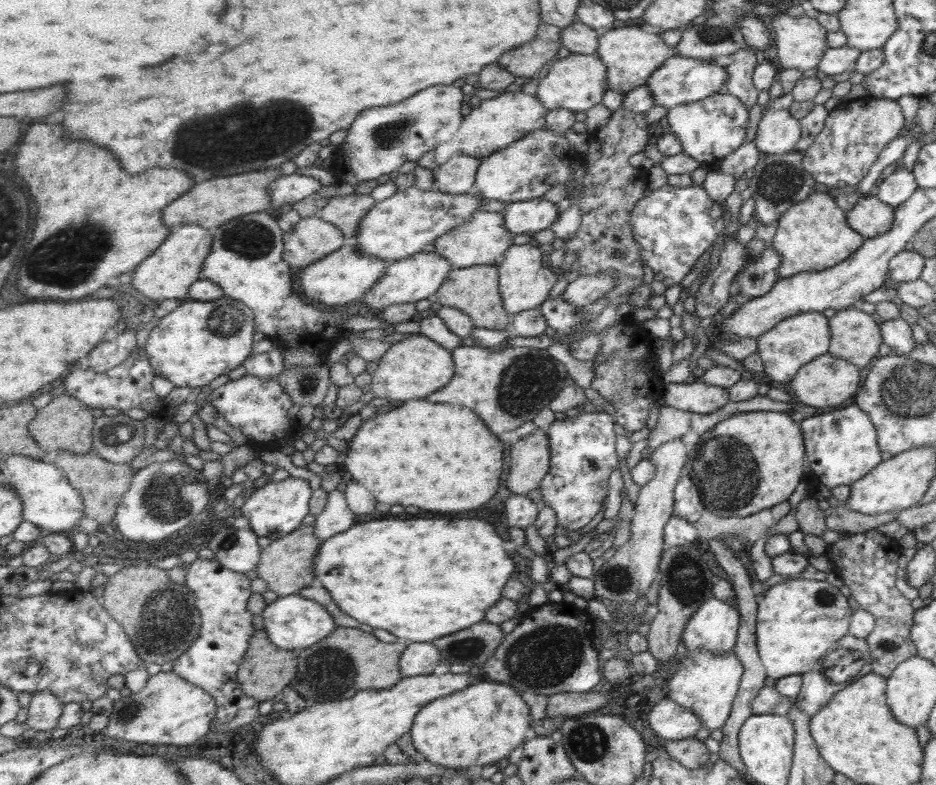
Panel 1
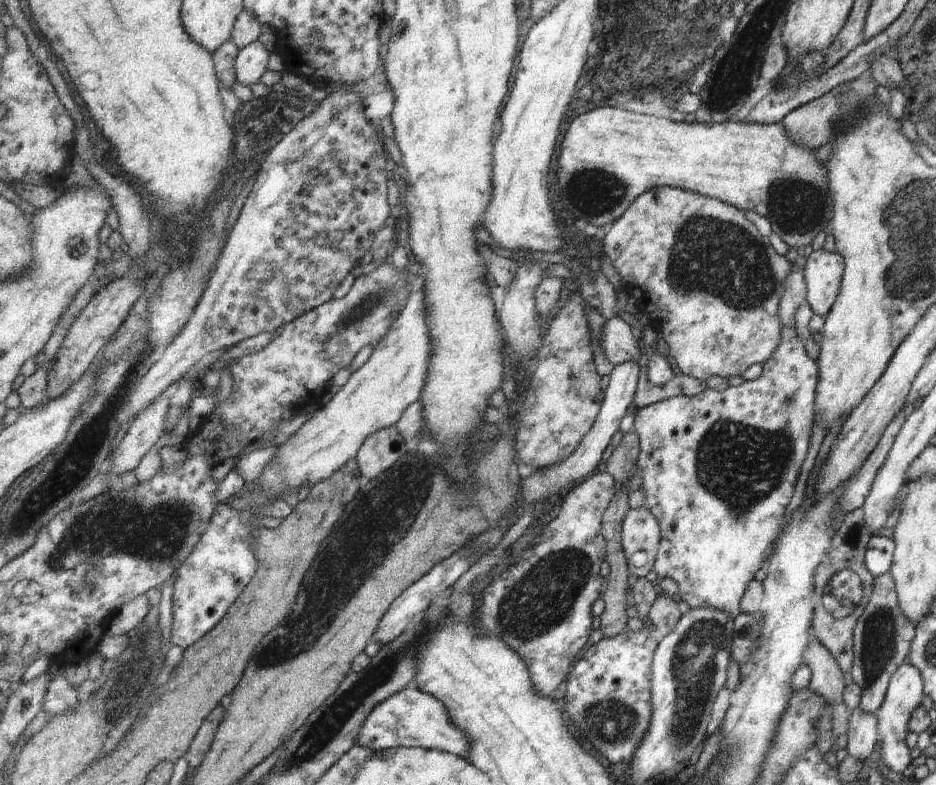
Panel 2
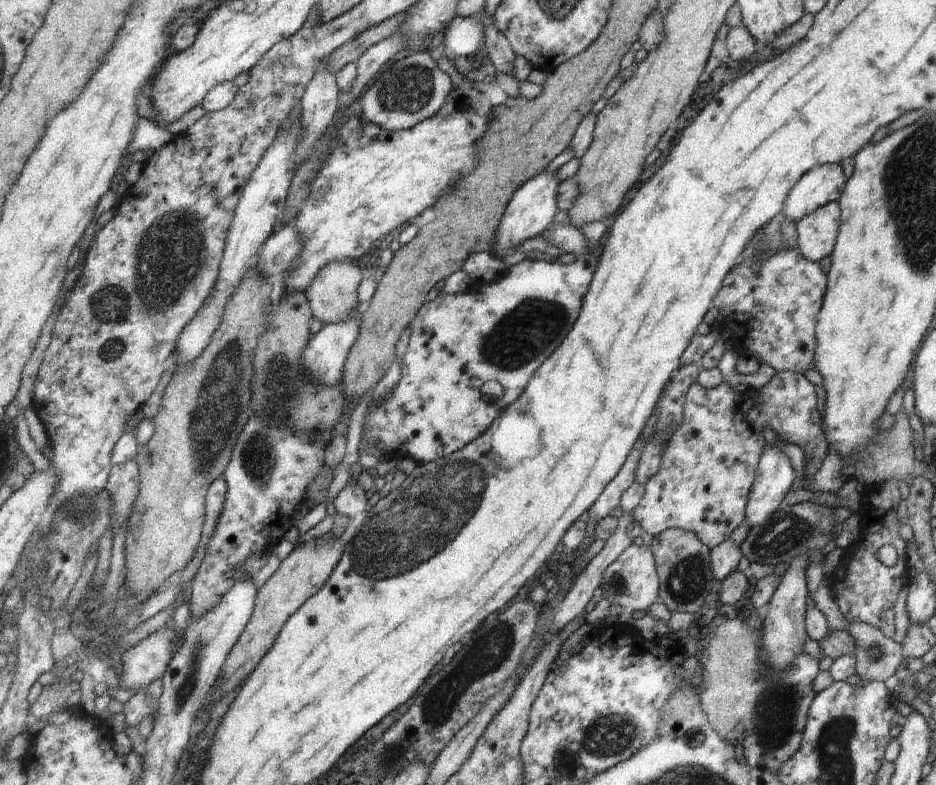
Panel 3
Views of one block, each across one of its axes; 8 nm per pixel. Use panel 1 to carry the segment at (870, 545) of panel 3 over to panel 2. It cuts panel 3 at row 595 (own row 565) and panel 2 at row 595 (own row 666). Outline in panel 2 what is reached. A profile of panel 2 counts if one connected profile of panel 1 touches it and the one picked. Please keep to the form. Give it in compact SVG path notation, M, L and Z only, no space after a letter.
M884 573L873 580L873 593L867 607L858 617L853 630L852 680L862 689L860 710L868 714L882 706L892 674L906 661L916 627L900 610L892 575Z

